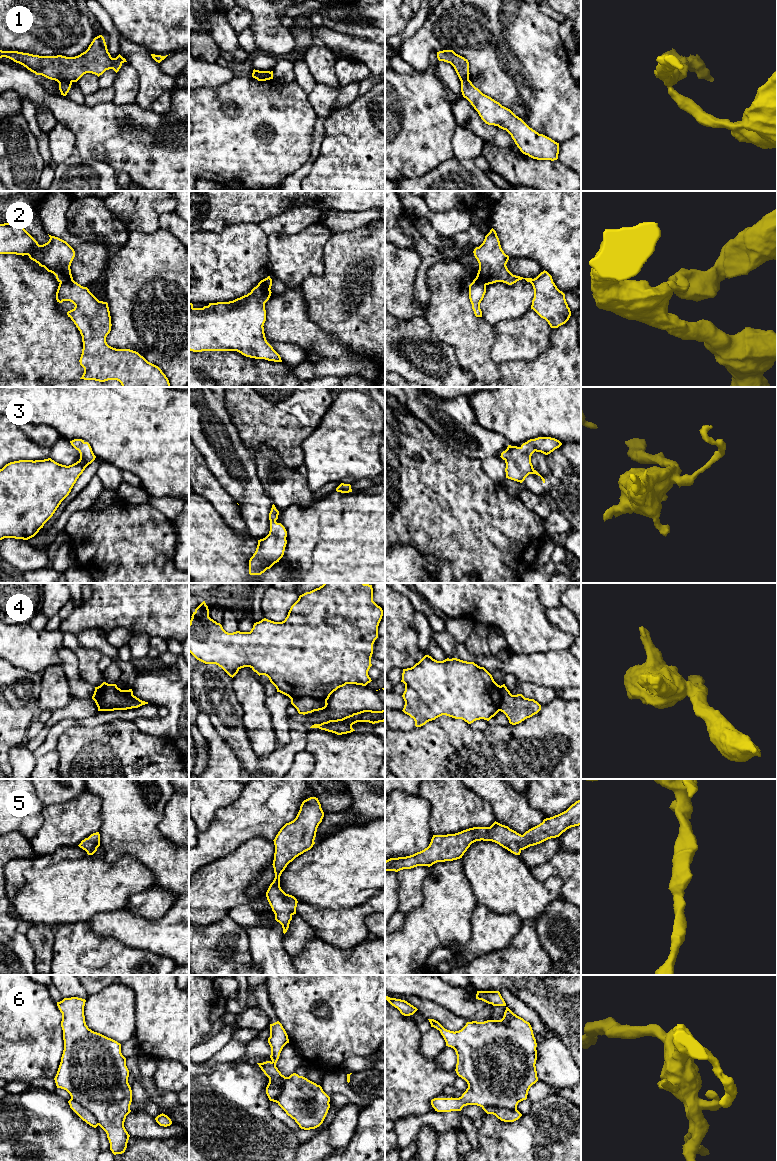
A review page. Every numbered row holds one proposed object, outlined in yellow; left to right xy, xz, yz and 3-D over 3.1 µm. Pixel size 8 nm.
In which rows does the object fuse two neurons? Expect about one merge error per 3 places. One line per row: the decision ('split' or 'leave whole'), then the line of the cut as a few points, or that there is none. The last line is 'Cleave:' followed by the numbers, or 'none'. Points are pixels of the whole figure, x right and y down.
1: split; cut in xy along (71, 81), (61, 81), (59, 83)
2: split; cut in xy along (72, 279), (60, 283)
3: leave whole; no cut
4: split; cut in xz along (326, 699), (300, 696), (294, 697), (291, 700)
5: leave whole; no cut
6: leave whole; no cut
Cleave: 1, 2, 4

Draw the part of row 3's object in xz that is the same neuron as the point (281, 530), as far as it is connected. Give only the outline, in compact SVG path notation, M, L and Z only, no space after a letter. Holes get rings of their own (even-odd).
M272 505L269 513L269 534L258 540L255 553L249 560L249 574L261 575L283 557L287 544L287 531L281 523L277 523L279 511Z

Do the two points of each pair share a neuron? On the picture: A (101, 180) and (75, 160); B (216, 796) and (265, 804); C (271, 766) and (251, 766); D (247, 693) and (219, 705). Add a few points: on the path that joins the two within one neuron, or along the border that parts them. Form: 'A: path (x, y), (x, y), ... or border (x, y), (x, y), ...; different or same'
A: path (94, 180), (79, 167); same
B: border (243, 789), (235, 800), (216, 812); different
C: border (260, 757), (260, 763), (257, 768); different
D: border (232, 678), (232, 690), (242, 709), (242, 721); different

